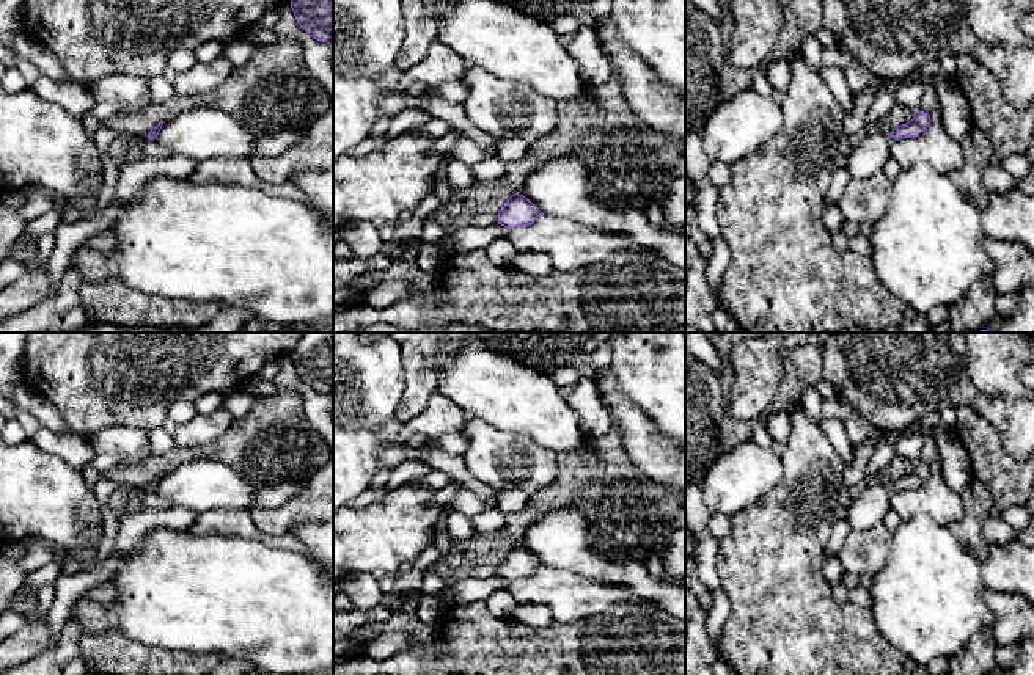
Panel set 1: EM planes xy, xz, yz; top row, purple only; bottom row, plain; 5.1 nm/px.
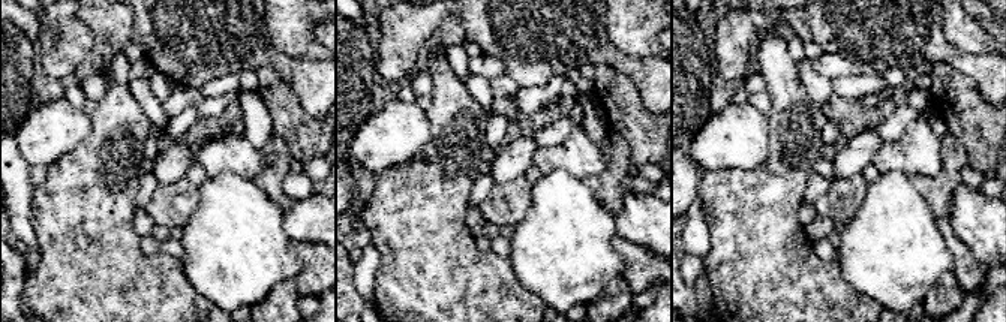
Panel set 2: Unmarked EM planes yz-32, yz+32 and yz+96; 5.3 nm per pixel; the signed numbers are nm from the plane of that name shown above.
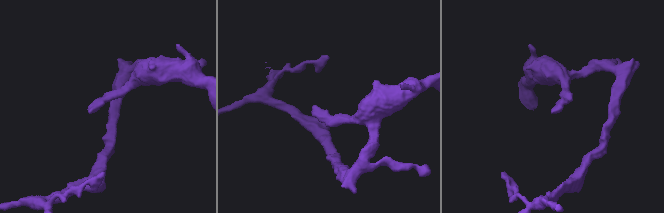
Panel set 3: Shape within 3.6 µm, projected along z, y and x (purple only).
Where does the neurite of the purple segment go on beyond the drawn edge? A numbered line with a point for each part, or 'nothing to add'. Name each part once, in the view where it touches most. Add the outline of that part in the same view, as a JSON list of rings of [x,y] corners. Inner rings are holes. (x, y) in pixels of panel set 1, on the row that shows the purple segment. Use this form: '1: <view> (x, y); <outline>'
nothing to add

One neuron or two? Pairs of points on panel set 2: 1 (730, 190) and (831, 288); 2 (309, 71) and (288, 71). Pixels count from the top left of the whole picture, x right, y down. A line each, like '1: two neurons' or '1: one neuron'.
1: one neuron
2: one neuron

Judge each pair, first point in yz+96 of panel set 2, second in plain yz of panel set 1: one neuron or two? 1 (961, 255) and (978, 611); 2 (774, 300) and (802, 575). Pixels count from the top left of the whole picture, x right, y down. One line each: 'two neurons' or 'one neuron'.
1: two neurons
2: one neuron

